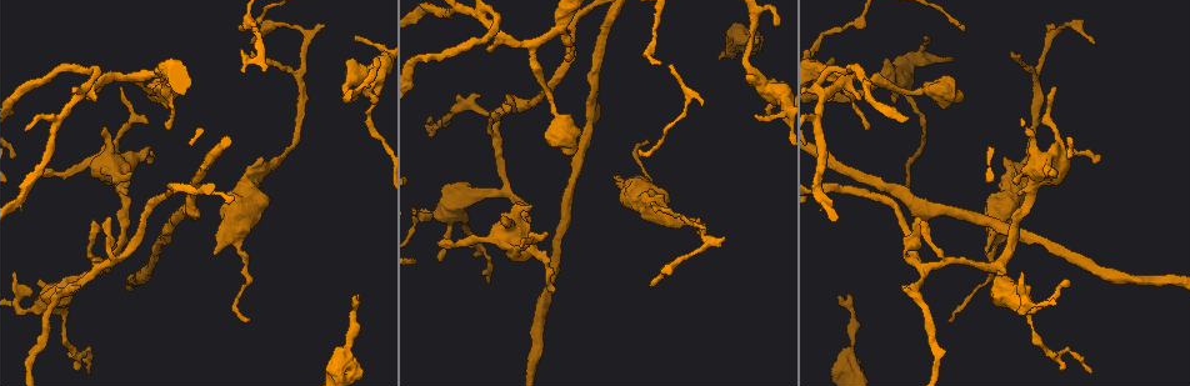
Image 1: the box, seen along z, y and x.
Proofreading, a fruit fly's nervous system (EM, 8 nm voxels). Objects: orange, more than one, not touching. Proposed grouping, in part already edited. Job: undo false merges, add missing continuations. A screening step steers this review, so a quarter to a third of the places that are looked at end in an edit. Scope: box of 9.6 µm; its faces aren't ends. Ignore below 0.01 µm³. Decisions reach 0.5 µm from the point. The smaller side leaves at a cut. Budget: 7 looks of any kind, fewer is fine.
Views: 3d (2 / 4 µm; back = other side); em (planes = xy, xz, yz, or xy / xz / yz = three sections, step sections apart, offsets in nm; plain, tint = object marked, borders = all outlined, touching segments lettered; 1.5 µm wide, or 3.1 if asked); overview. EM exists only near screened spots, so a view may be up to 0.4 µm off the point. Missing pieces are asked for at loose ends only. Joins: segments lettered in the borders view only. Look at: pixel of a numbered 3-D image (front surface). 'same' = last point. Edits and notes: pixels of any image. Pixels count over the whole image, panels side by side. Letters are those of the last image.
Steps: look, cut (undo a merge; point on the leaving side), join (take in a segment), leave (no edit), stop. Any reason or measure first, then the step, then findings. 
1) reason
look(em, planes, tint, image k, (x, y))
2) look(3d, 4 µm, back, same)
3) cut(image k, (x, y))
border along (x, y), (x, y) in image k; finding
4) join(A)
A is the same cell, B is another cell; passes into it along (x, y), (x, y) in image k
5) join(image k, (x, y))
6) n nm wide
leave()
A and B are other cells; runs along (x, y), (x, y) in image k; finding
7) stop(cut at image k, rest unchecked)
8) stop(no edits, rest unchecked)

thick turns thin
look(3d, 4 µm, image 1, (999, 265))

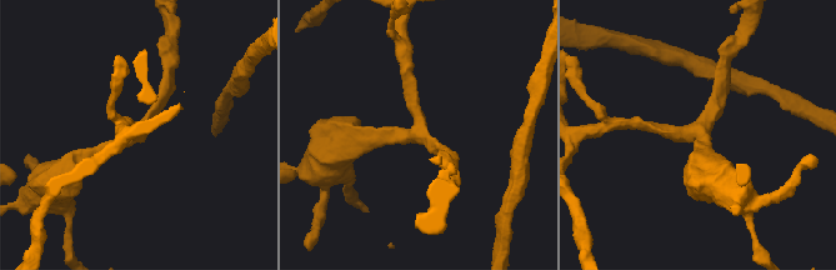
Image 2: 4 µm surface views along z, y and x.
3 arms
look(em, planes, borders, image 2, (418, 131))

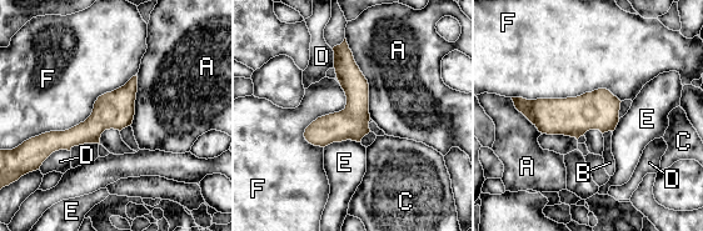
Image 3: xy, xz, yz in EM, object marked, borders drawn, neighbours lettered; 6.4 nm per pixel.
220 nm wide
leave()
A, B, C, D, E and F are other cells; border along (135, 74), (83, 121), (30, 139) in image 3; all the same neuron

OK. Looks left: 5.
calibre changes
look(em, xy, step 8, tint, image 1, (547, 262))

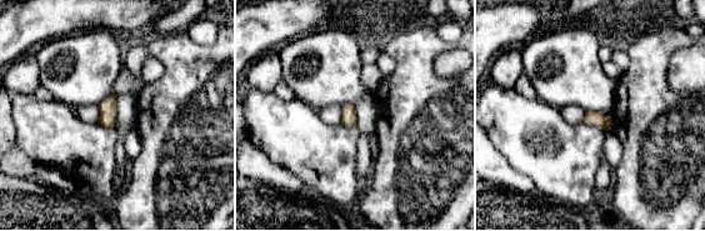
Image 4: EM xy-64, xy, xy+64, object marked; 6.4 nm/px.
another direction
look(em, planes, tint, same)

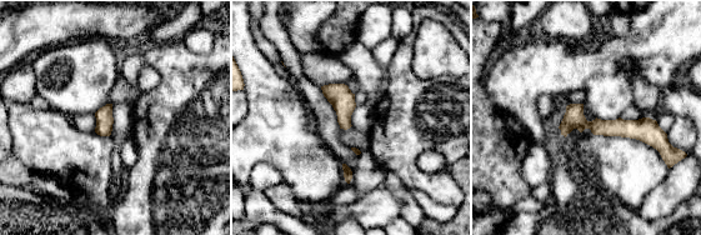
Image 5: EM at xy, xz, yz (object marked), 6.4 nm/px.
look(em, planes, borders, same)

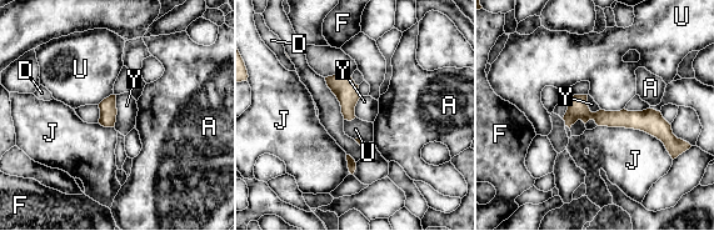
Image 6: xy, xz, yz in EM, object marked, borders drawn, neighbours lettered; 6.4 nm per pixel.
110 nm wide
leave()
A, D, F, J, U and Y are other cells; border along (116, 95), (116, 121), (113, 126) in image 6; one neuron here

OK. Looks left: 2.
an open end
look(em, yz, step 4, borders, image 1, (1003, 160))

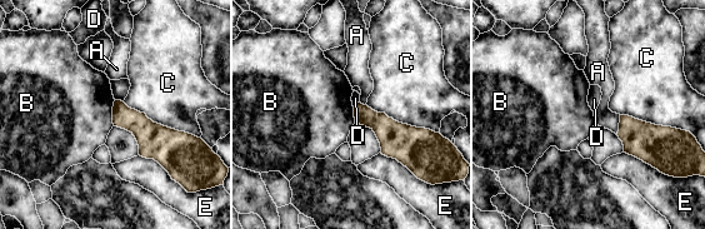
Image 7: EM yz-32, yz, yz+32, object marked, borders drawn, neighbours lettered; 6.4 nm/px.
look(em, planes, borders, same)

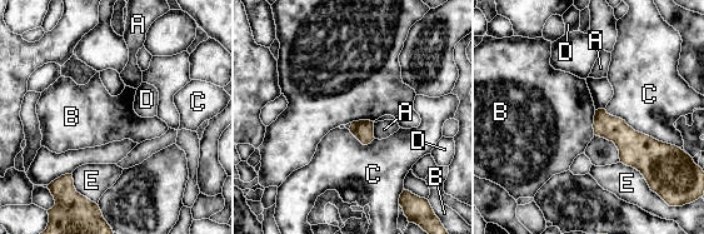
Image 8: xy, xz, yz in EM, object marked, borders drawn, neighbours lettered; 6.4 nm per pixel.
leave()
A, B, C, D and E are other cells; border along (595, 110), (593, 134) in image 8; no lettered segment goes on from it

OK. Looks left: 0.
stop(no edits, rest unchecked)

